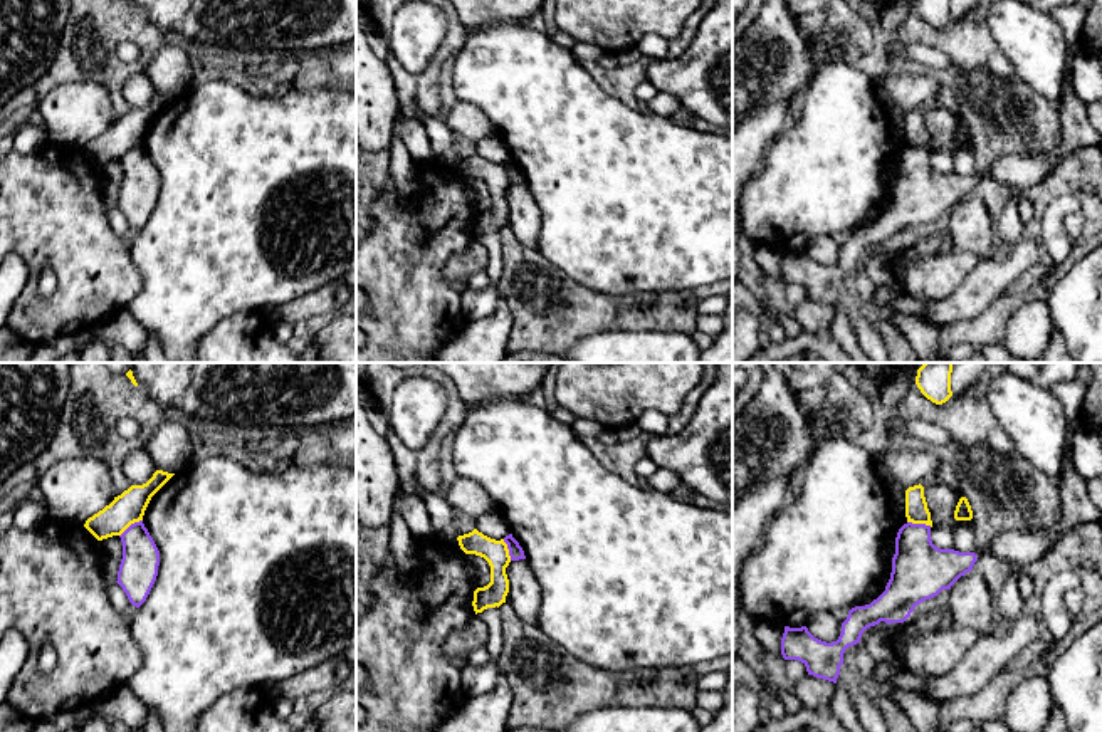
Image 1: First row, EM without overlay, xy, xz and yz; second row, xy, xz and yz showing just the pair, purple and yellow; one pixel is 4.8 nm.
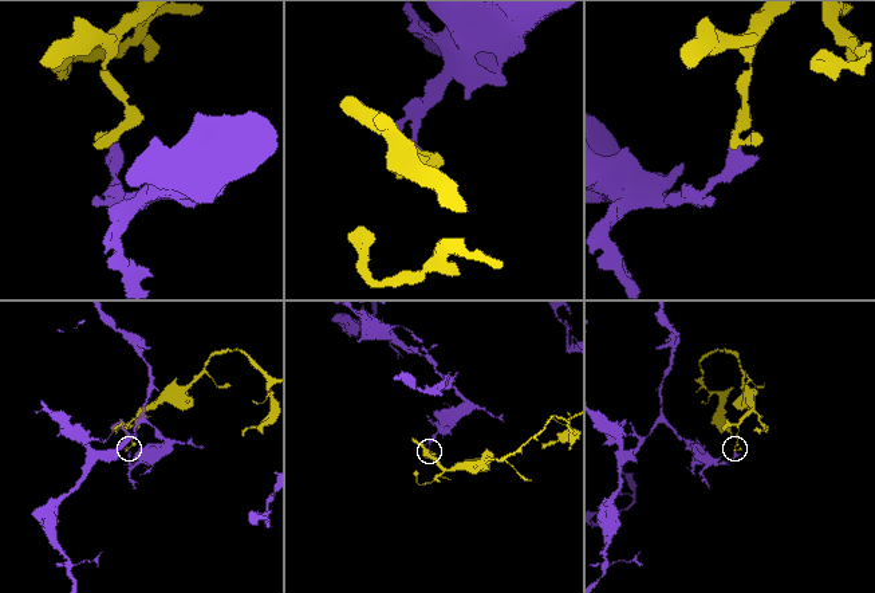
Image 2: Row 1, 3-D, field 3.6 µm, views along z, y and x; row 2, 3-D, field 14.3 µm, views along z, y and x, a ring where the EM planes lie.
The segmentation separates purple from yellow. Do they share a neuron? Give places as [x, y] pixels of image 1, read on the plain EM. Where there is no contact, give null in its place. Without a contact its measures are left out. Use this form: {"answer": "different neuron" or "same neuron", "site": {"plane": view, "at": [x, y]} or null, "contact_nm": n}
{"answer": "different neuron", "site": {"plane": "yz", "at": [919, 148]}, "contact_nm": 120}

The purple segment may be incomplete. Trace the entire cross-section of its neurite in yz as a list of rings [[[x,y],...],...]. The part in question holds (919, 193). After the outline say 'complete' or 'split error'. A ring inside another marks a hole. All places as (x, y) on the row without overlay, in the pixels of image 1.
[[[907,146],[895,161],[885,215],[870,228],[848,235],[837,265],[821,265],[806,250],[785,250],[781,279],[801,285],[808,299],[837,307],[845,274],[860,267],[867,252],[880,245],[904,247],[919,227],[951,213],[961,200],[973,195],[976,185],[974,176],[936,171],[931,149]]]; complete

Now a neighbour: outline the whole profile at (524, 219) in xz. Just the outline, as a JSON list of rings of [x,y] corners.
[[[526,183],[511,185],[507,190],[509,227],[516,238],[529,248],[538,248],[541,212]]]

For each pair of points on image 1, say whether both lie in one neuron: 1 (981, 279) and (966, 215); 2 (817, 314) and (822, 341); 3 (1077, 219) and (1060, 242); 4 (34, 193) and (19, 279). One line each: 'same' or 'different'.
1: different
2: different
3: different
4: different

